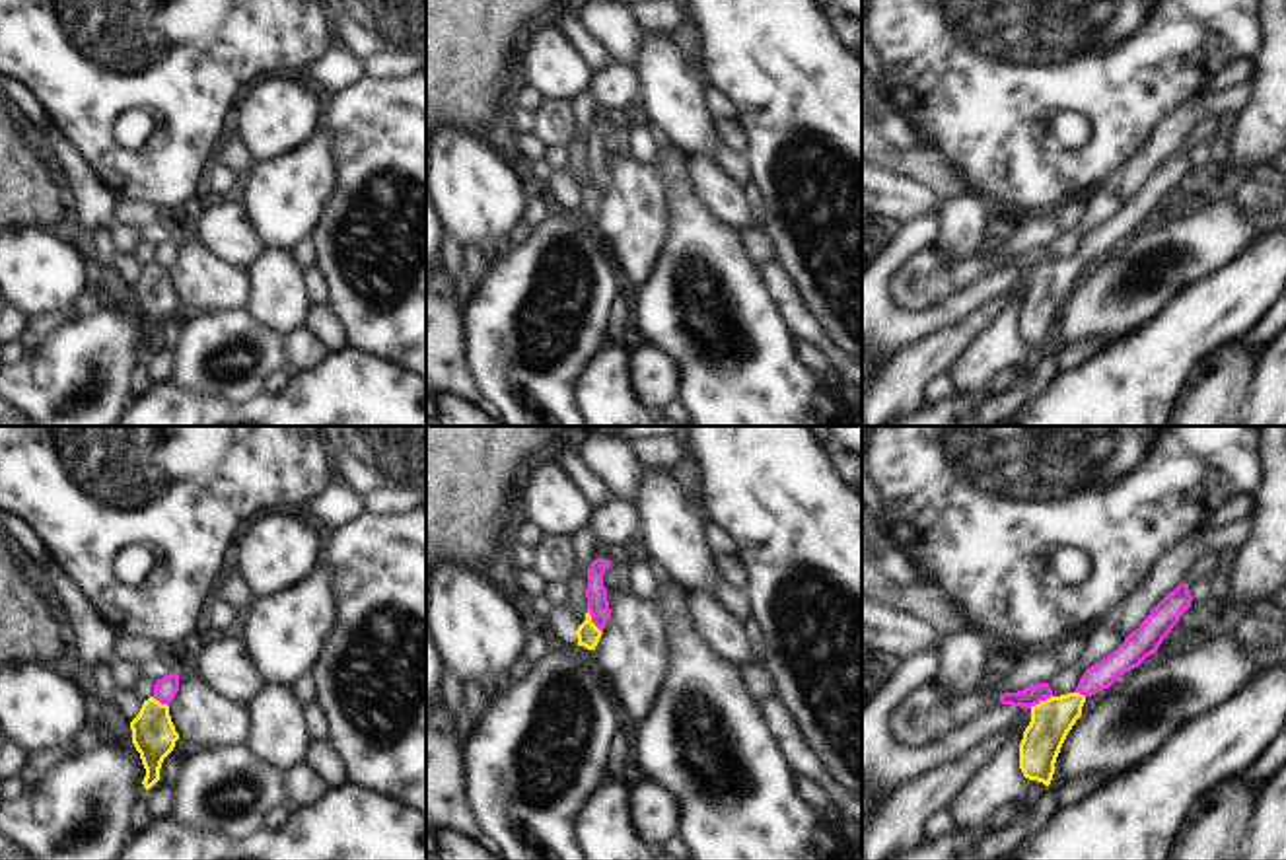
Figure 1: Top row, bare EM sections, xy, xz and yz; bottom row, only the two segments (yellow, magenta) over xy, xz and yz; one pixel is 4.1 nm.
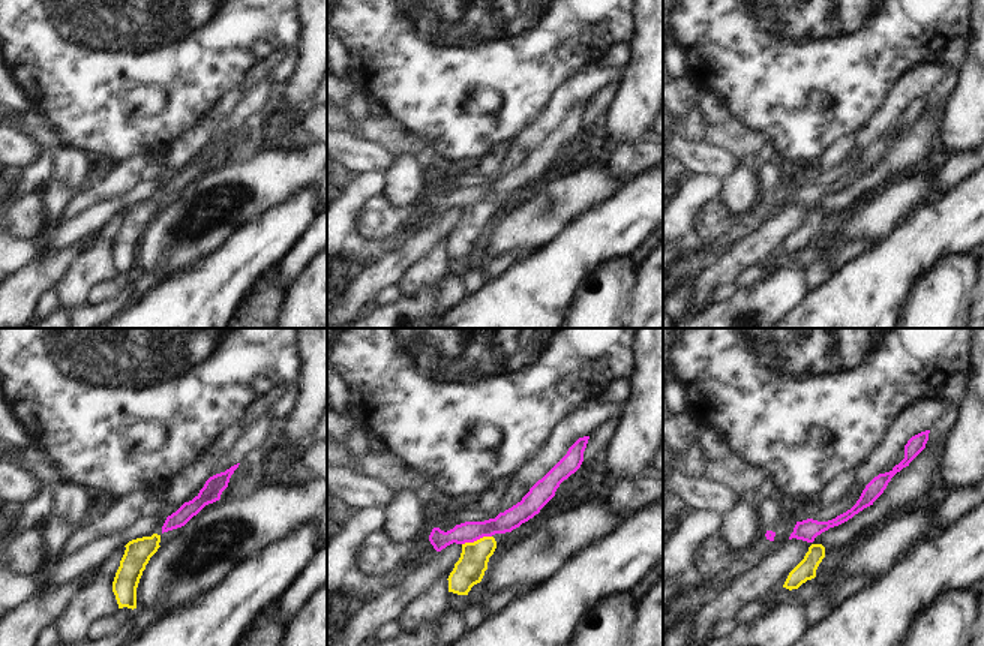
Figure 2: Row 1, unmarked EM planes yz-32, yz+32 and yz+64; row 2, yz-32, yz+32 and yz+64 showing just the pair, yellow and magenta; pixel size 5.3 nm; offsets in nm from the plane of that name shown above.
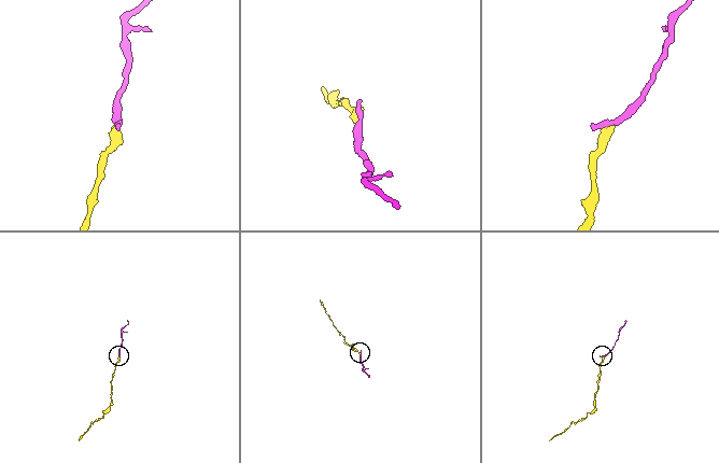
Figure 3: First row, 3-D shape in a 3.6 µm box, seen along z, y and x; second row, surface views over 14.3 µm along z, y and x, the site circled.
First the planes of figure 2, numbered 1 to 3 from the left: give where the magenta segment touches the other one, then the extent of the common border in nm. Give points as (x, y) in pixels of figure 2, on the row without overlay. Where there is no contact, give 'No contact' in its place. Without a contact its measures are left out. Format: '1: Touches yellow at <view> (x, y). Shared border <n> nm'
1: No contact
2: Touches yellow at yz+32 (477, 204). Shared border 170 nm
3: No contact

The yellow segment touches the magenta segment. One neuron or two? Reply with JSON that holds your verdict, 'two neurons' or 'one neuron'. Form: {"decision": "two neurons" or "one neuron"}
{"decision": "one neuron"}

